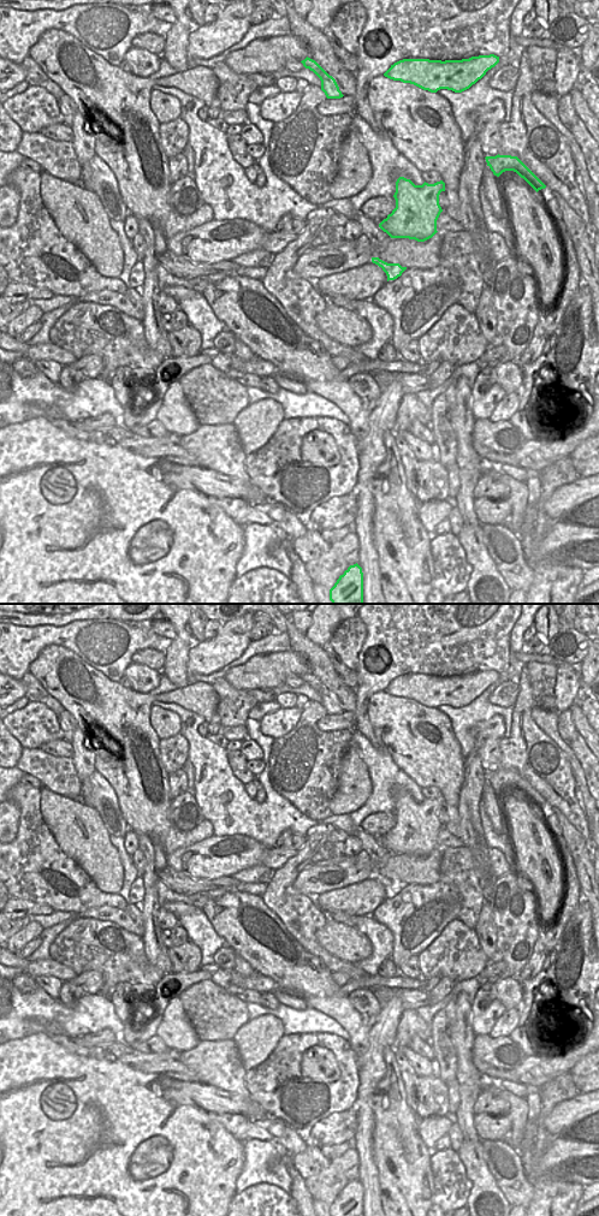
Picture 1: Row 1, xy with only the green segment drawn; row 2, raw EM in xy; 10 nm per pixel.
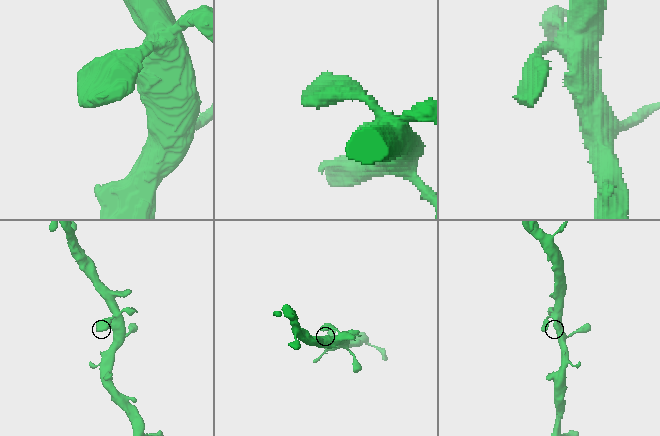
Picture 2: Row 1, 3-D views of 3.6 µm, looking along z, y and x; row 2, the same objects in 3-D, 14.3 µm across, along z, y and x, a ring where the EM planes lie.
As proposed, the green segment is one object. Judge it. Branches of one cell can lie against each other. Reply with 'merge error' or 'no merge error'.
no merge error

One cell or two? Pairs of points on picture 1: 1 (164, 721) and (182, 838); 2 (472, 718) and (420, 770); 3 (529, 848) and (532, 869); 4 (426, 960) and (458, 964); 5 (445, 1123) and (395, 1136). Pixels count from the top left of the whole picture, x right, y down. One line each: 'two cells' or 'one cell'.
1: two cells
2: two cells
3: one cell
4: one cell
5: two cells

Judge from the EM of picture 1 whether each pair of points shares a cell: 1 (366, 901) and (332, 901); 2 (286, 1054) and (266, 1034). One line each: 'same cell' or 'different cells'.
1: same cell
2: different cells

